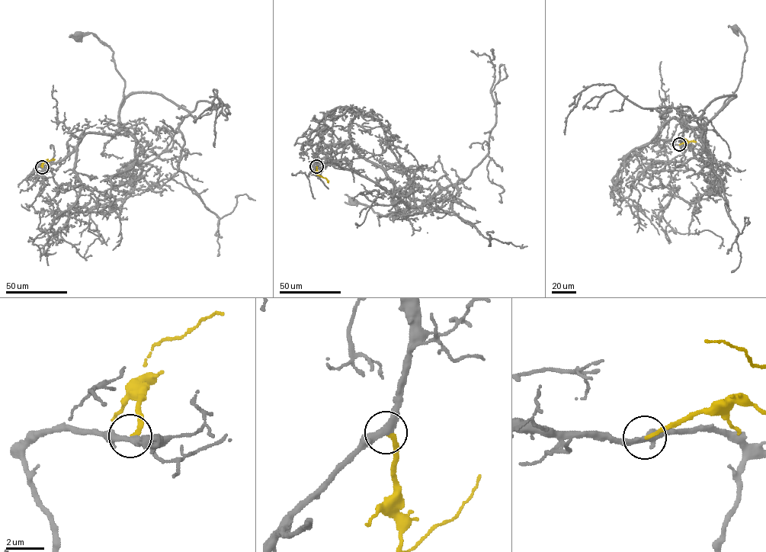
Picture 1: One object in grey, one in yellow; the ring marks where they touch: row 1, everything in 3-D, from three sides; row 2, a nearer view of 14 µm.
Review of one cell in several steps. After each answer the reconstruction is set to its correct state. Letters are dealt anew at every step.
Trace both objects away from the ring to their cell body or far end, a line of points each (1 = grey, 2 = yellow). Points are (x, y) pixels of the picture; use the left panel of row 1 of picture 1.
1: (42, 167), (68, 156), (85, 133), (111, 135), (120, 129), (124, 81), (113, 52), (91, 33), (76, 36)
2: (42, 167), (46, 161), (54, 158)

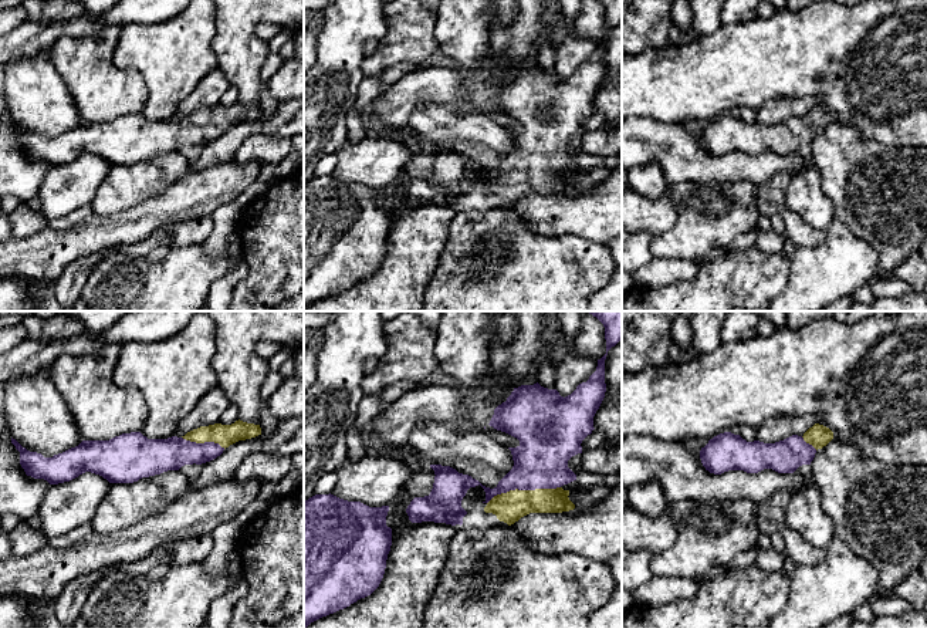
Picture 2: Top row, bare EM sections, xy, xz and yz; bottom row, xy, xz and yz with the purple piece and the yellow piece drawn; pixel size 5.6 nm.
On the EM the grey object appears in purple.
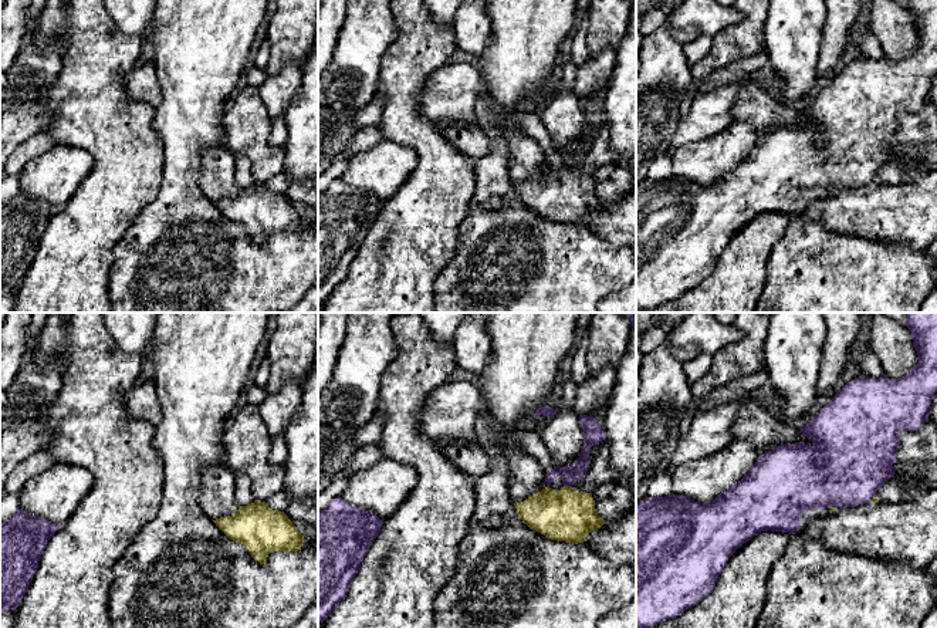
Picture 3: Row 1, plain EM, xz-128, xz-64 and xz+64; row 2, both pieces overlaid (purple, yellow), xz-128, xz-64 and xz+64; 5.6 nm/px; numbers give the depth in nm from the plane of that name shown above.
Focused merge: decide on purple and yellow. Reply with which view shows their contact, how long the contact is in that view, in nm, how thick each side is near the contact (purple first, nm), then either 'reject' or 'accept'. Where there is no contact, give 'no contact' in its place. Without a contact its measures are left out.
contact in xz; length 420 nm; calibres 300 and 170 nm; accept

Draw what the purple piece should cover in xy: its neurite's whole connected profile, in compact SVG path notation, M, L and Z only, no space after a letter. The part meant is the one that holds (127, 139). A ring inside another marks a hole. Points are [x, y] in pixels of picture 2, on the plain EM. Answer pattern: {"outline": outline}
{"outline": "M238 101L231 107L200 108L182 119L148 121L141 114L131 114L109 122L82 122L53 139L27 132L13 119L11 125L20 134L26 156L50 166L70 163L85 153L99 156L109 165L133 165L185 146L210 144L230 126L258 117L260 107Z"}

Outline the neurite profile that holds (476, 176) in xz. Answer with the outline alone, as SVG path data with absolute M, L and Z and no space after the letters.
M478 166L476 169L470 169L466 178L461 182L461 189L468 193L473 188L486 183L486 173Z

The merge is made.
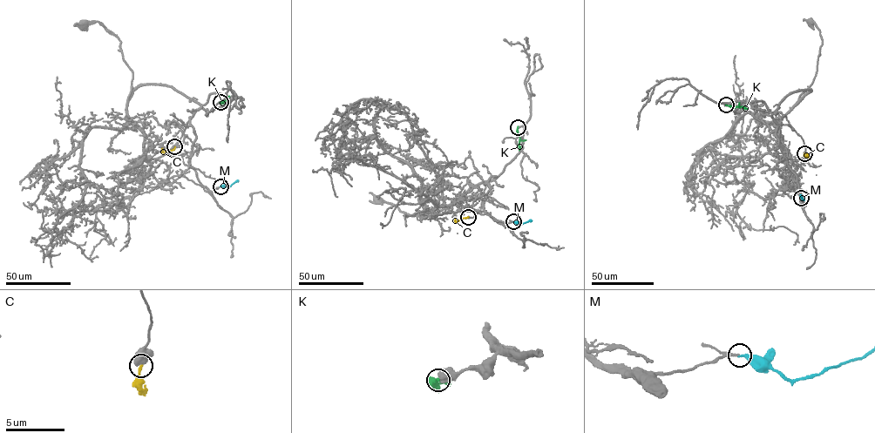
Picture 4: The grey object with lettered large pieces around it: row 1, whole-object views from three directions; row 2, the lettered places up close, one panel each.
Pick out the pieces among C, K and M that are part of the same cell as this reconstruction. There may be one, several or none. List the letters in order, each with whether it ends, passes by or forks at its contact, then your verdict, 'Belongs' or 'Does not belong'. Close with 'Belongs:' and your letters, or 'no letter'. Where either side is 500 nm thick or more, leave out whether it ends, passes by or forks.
C: Does not belong
K: Does not belong
M: It ends there. Belongs
Belongs: M

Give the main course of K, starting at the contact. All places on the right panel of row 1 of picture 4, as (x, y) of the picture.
K: (726, 104), (748, 109)

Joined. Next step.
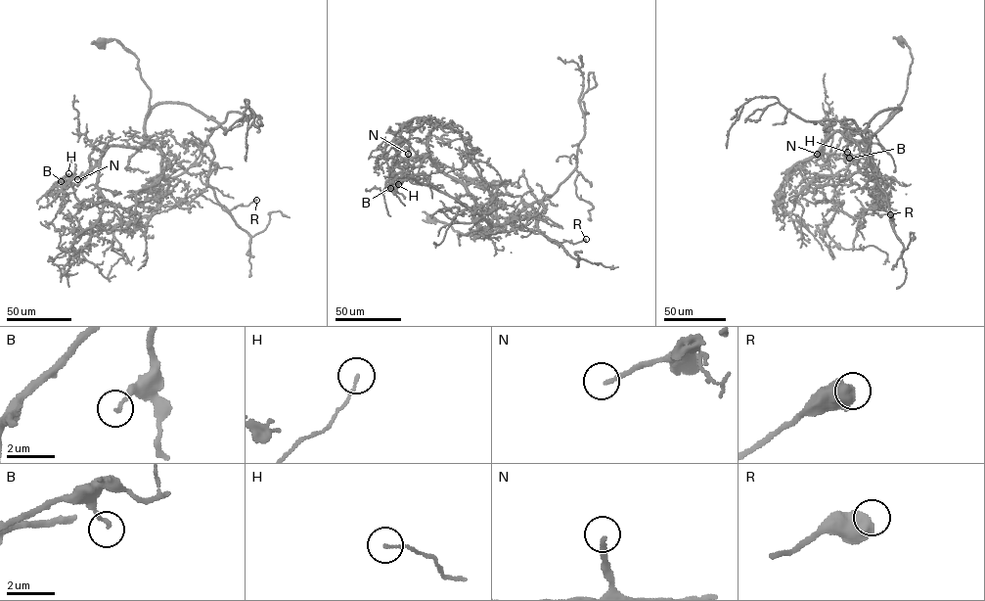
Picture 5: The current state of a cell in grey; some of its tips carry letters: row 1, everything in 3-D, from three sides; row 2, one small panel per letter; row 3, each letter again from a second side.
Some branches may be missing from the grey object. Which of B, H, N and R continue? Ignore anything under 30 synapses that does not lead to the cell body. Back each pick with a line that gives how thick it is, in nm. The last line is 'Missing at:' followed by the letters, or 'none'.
N: Thickness 190 nm
Missing at: N

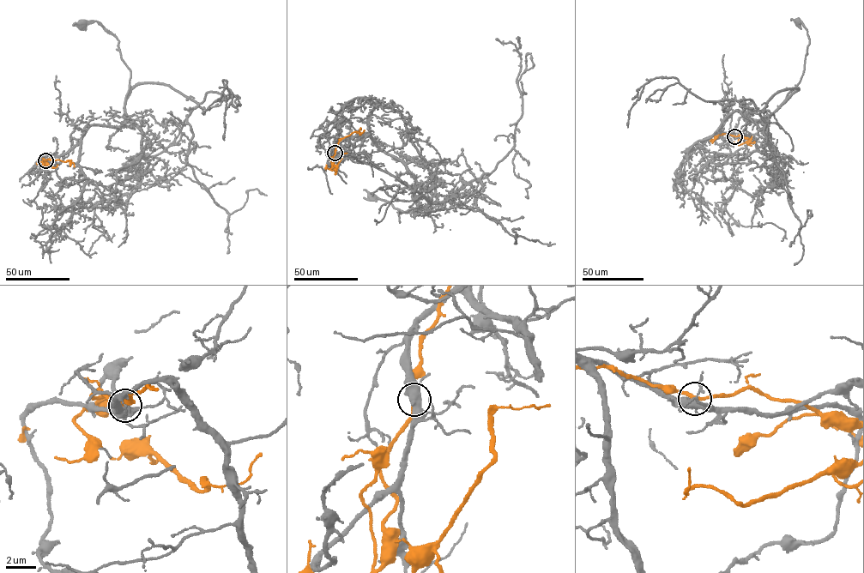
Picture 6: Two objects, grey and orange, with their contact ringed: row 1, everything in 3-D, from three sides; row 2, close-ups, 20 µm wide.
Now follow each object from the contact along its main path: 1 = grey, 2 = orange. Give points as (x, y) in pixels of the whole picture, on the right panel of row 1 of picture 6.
1: (734, 136), (721, 131), (727, 117), (735, 111), (754, 119), (769, 117), (800, 81), (809, 39), (798, 22)
2: (734, 136), (751, 140), (739, 145), (734, 141)

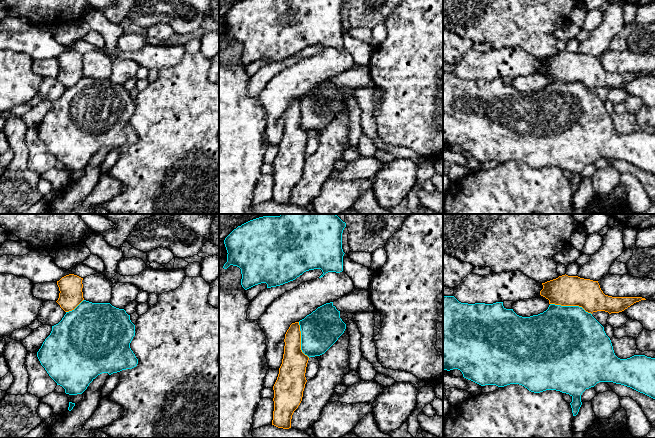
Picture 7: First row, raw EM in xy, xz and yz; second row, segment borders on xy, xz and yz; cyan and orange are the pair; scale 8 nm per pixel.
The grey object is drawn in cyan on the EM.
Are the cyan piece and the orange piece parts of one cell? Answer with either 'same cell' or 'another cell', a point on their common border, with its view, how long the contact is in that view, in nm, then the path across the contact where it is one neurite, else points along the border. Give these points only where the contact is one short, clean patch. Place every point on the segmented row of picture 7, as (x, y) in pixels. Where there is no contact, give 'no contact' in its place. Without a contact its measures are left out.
another cell | yz (571, 306) | 340 nm | along yz (550, 303), (581, 306), (591, 314)

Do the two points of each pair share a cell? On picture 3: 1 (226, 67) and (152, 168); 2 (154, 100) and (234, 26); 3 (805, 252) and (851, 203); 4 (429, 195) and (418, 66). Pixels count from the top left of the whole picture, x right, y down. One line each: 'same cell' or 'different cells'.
1: different cells
2: different cells
3: different cells
4: same cell

